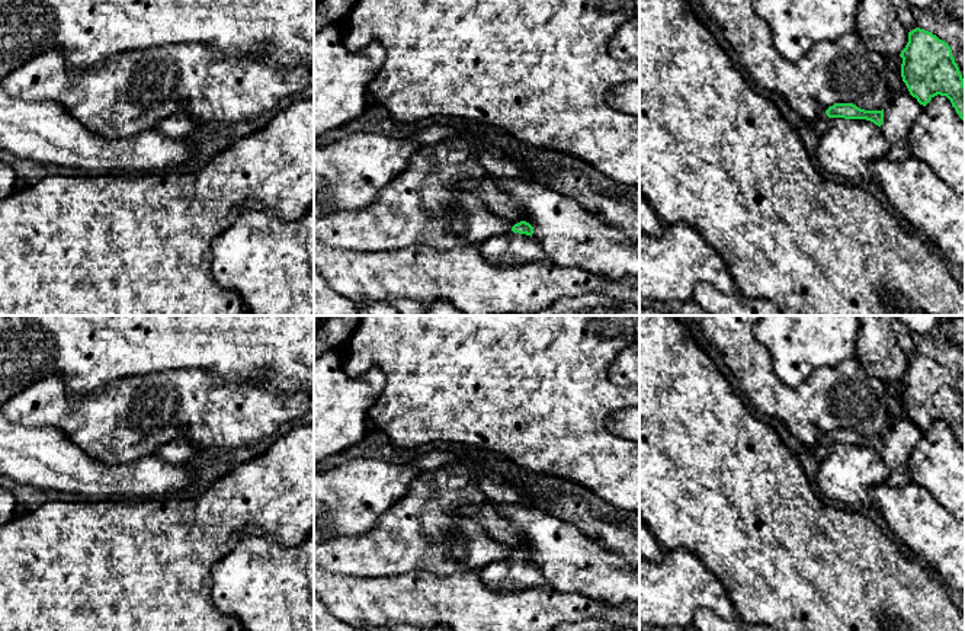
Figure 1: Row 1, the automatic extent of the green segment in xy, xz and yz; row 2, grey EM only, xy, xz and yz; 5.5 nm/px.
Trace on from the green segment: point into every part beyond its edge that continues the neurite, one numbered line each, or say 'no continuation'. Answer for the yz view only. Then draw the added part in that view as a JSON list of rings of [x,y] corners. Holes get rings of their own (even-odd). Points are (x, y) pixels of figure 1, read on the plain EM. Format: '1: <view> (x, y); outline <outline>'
1: yz (820, 449); outline [[[823,438],[814,448],[815,457],[823,461],[827,455],[828,442],[825,438]]]

